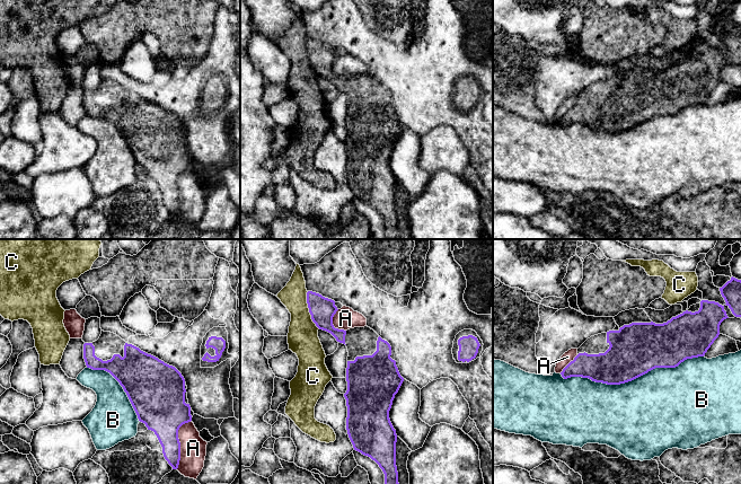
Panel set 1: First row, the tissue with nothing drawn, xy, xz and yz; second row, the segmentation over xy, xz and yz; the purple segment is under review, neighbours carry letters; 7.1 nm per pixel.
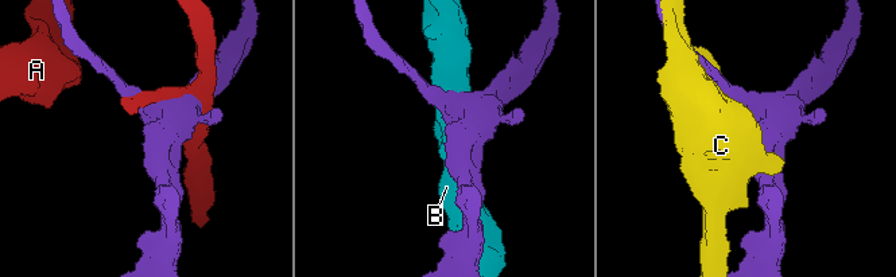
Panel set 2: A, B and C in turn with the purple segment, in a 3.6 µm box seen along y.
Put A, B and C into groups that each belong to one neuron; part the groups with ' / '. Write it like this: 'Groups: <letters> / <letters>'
Groups: A / B / C

